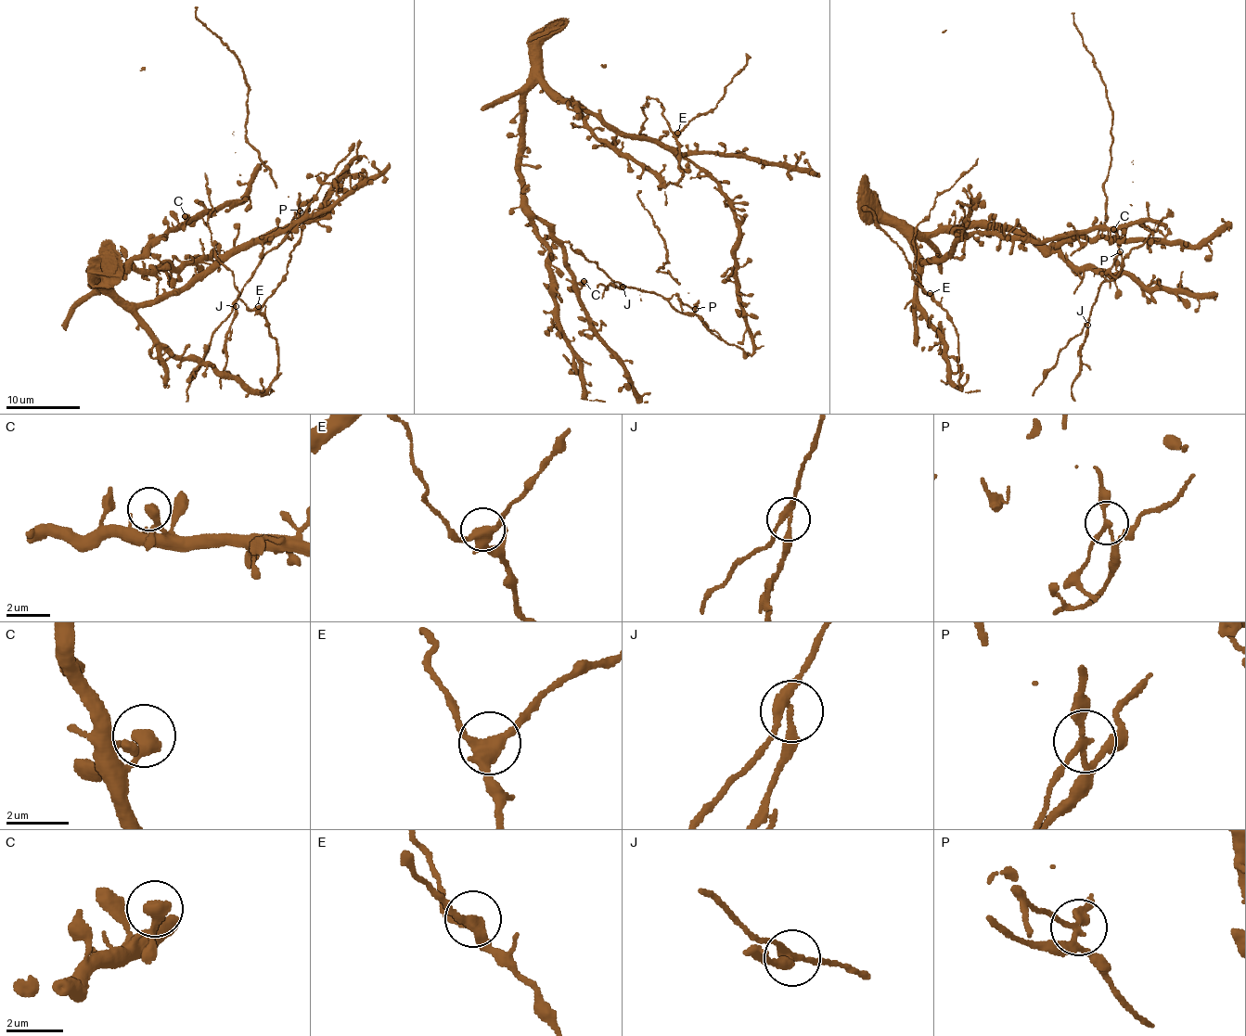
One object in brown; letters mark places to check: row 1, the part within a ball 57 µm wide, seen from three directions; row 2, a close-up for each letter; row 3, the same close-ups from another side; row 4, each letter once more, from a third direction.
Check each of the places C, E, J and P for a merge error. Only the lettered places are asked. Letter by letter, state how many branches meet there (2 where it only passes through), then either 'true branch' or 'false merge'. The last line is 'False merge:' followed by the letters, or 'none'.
C: branches 3; true branch
E: branches 4; true branch
J: branches 3; false merge
P: branches 4; false merge
False merge: J, P

